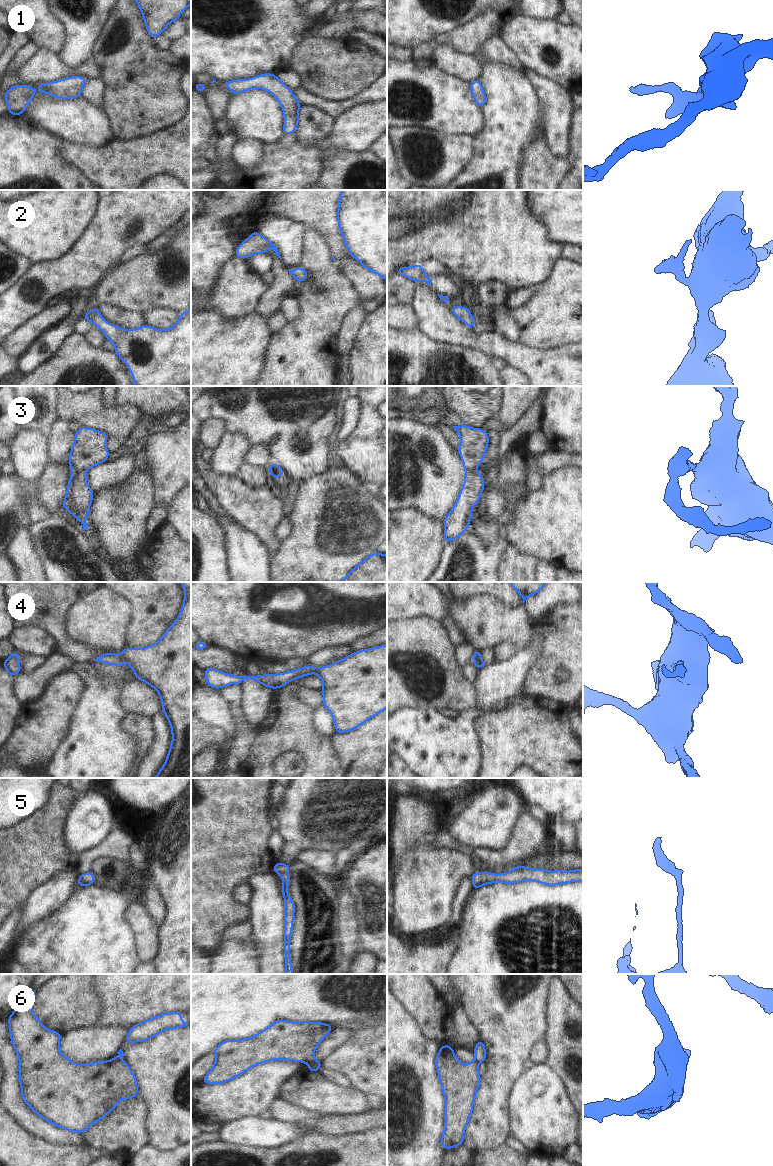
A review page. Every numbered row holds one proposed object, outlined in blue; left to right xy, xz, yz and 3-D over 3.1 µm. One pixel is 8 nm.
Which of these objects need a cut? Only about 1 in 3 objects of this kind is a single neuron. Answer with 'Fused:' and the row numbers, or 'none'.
Fused: 3, 4, 6

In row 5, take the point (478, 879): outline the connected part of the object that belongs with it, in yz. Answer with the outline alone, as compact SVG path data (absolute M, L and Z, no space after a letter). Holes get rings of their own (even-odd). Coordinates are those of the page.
M516 866L511 871L502 874L474 872L471 879L474 890L480 888L484 884L493 884L496 882L516 884L525 880L555 886L569 882L583 882L583 869L549 871L544 869L530 869L526 866Z

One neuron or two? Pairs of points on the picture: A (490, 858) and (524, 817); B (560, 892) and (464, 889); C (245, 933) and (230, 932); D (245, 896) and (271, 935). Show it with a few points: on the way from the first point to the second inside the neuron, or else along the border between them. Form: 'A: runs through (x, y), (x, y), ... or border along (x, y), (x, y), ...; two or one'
A: runs through (503, 855), (524, 834), (524, 830); one
B: border along (474, 890), (462, 911); two
C: runs through (241, 932), (234, 932); one
D: border along (248, 884), (252, 895), (247, 904); two

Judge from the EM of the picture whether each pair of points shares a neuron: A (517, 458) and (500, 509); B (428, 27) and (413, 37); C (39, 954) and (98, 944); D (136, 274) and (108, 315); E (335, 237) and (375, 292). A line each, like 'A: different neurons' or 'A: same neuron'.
A: same neuron
B: same neuron
C: same neuron
D: different neurons
E: same neuron

